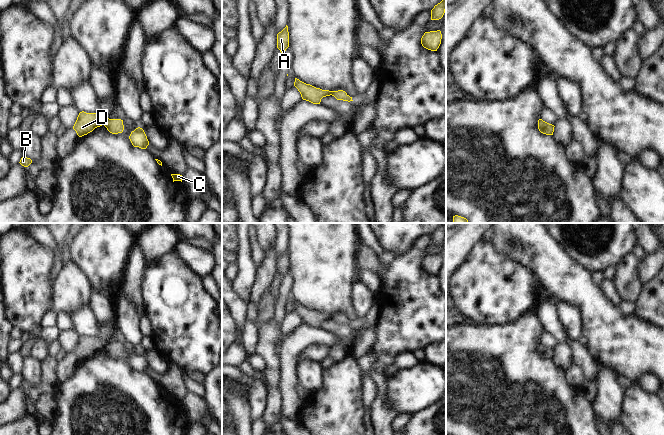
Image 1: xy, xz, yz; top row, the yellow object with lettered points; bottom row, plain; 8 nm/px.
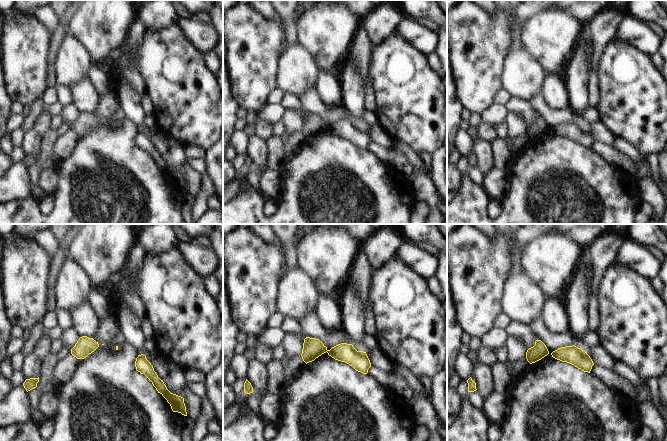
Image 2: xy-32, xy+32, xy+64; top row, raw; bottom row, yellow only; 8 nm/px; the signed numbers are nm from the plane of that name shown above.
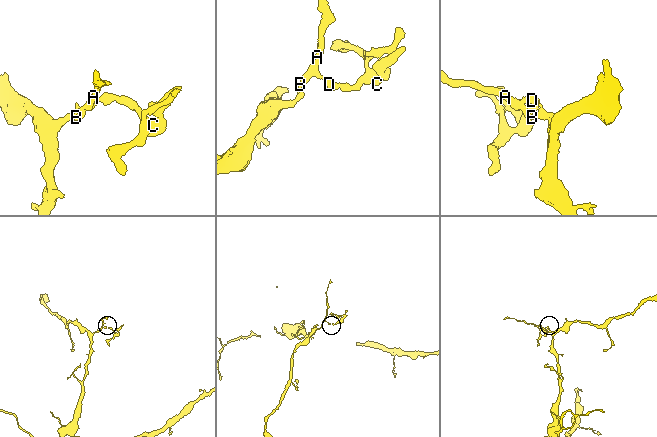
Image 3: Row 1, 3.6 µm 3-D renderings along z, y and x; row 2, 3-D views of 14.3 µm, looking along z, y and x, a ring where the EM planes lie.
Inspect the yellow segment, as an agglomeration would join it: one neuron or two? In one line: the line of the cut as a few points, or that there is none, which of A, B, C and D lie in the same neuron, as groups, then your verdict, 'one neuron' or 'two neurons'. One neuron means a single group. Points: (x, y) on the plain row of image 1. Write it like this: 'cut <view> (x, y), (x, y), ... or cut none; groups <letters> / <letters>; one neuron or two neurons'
cut xy (109, 343), (103, 348); groups A B D / C; two neurons

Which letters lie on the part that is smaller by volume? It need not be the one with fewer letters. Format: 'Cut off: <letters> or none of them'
Cut off: C

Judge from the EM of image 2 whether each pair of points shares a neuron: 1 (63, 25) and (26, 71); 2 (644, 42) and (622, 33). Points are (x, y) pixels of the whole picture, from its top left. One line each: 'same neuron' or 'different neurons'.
1: different neurons
2: same neuron

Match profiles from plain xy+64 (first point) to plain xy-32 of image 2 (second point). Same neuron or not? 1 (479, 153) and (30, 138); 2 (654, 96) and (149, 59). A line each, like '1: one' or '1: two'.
1: one
2: one

